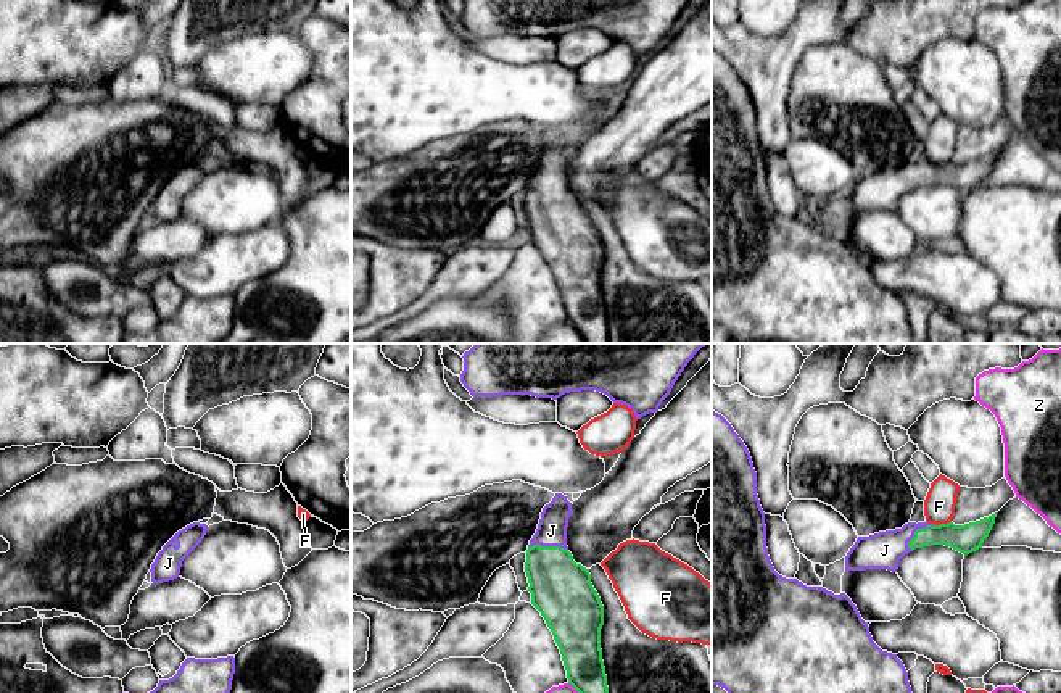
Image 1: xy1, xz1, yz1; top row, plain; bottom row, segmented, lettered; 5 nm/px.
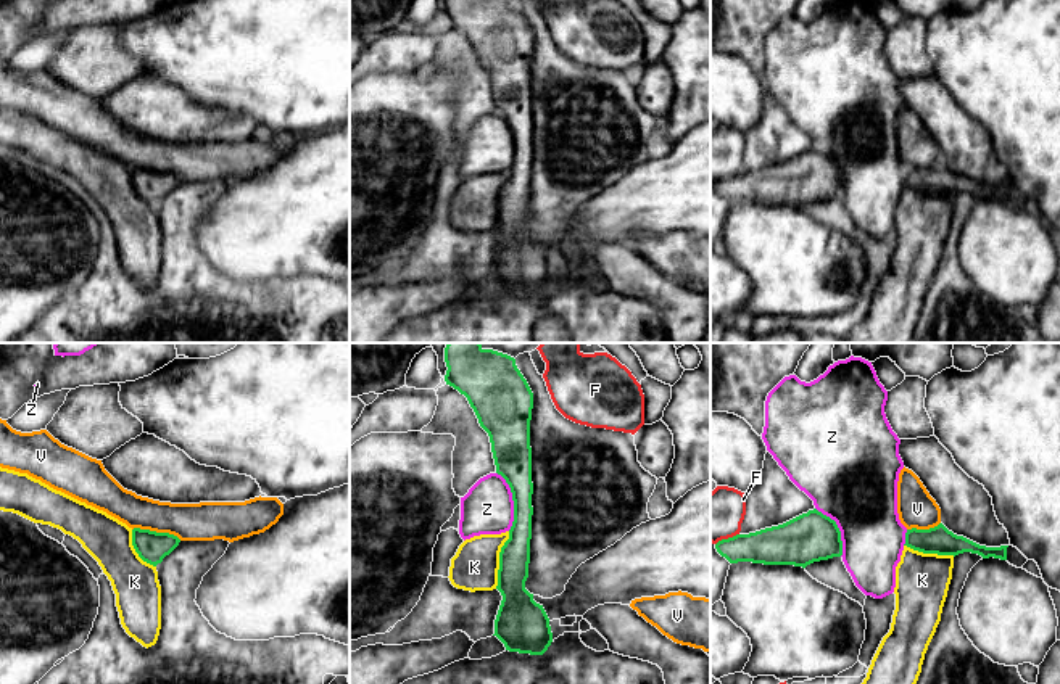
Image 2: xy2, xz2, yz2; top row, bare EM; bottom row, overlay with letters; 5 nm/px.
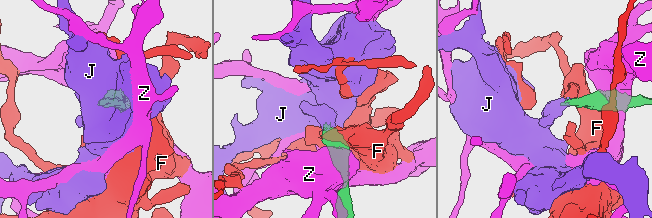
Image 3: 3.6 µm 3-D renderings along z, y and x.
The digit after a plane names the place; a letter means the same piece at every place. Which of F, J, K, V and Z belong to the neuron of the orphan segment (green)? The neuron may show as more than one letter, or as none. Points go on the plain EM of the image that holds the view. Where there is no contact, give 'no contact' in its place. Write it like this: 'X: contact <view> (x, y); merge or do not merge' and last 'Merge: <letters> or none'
F: contact yz1 (942, 163); do not merge
J: contact yz1 (916, 170); merge
K: contact xz2 (500, 200); do not merge
V: contact xy2 (155, 171); do not merge
Z: contact xz2 (513, 139); do not merge
Merge: J

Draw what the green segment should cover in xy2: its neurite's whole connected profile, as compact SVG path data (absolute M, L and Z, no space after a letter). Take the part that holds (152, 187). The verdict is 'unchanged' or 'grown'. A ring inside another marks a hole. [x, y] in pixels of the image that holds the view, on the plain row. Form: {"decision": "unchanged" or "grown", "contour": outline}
{"decision": "unchanged", "contour": "M132 169L132 185L139 196L156 206L163 201L166 195L169 195L177 185L180 179L169 172L156 172L150 169Z"}

